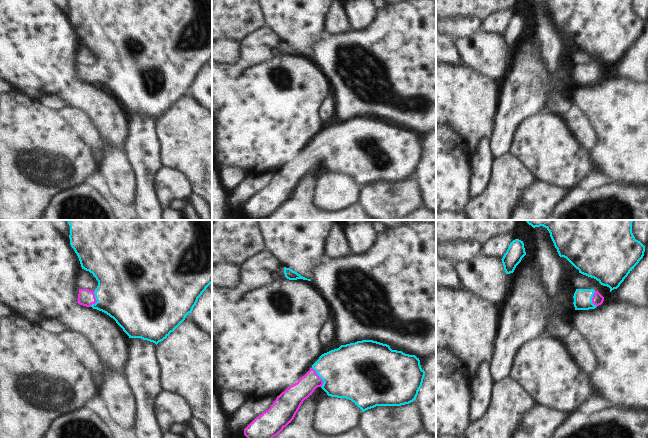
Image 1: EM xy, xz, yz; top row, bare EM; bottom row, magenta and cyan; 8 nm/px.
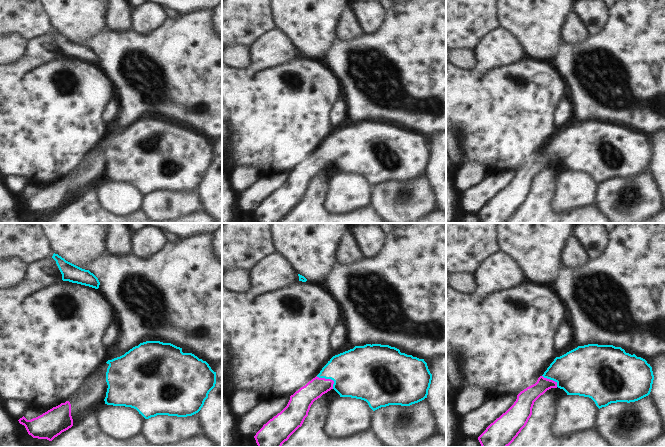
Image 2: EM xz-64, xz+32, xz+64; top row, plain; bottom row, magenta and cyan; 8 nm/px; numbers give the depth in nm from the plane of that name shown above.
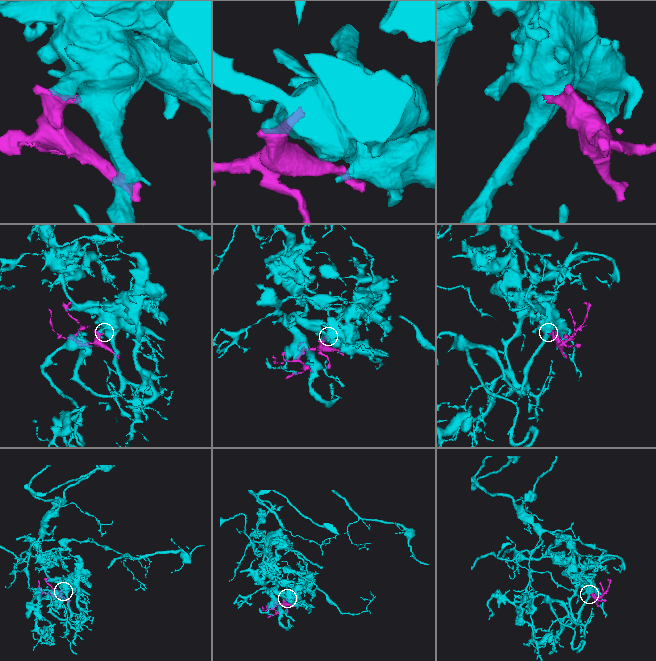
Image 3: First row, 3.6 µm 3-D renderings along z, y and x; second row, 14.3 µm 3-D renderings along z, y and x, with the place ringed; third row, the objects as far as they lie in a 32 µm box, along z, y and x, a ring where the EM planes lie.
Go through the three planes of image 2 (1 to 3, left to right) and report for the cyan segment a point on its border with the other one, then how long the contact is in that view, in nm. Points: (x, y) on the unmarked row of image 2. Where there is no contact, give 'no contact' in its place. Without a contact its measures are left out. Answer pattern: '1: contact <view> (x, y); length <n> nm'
1: no contact
2: contact xz+32 (328, 155); length 170 nm
3: contact xz+64 (551, 156); length 160 nm

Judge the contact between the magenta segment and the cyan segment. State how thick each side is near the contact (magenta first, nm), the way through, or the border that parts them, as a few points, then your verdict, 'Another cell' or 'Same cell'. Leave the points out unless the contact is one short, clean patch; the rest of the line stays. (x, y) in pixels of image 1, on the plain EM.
Thickness 160 nm (magenta) against 420 nm. Path across: xz (294, 171), (313, 154), (319, 153), (326, 148), (349, 147). Same cell

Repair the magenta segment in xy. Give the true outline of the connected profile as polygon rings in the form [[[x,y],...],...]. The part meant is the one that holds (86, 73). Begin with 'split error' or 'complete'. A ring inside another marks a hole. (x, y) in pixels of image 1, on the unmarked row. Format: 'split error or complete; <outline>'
split error; [[[69,0],[70,21],[77,30],[82,45],[89,47],[98,57],[94,67],[79,65],[78,80],[92,83],[109,91],[129,114],[141,114],[156,121],[166,115],[192,89],[198,74],[212,59],[212,0]]]

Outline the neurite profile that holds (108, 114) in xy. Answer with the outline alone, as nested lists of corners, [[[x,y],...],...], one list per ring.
[[[77,79],[59,95],[69,107],[88,113],[111,146],[125,148],[130,135],[130,114],[113,94]]]

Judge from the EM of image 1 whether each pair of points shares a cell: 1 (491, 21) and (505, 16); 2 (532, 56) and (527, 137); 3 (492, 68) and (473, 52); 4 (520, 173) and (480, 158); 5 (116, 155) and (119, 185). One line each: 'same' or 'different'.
1: same
2: different
3: same
4: different
5: same

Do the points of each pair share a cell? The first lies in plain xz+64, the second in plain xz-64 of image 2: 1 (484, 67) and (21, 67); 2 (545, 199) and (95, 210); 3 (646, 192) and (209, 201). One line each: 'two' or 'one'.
1: one
2: one
3: two

